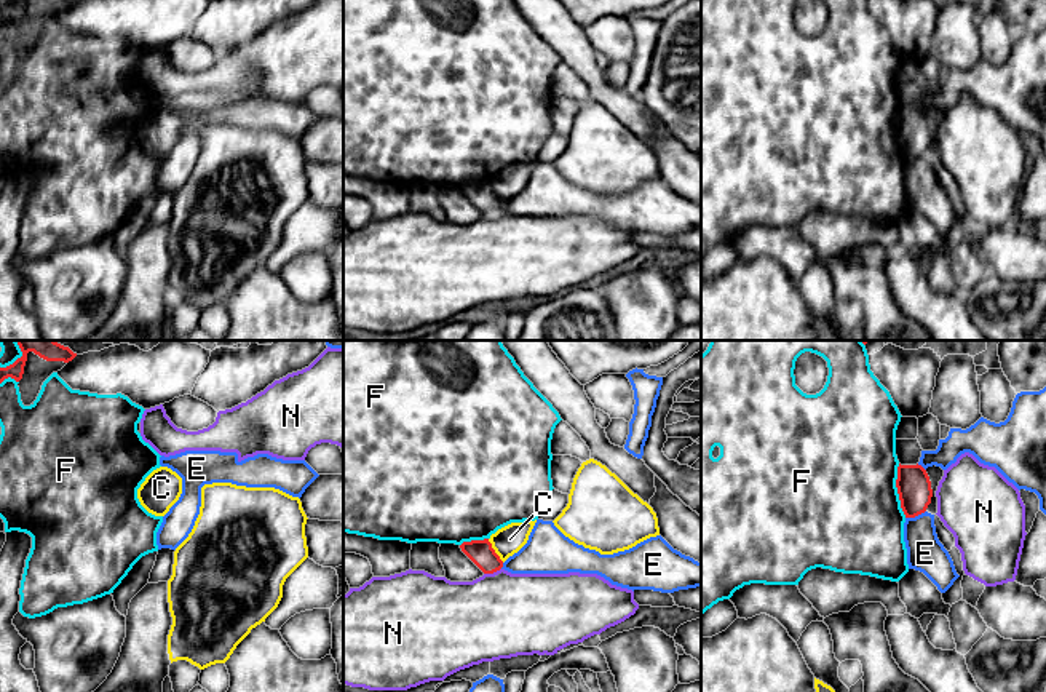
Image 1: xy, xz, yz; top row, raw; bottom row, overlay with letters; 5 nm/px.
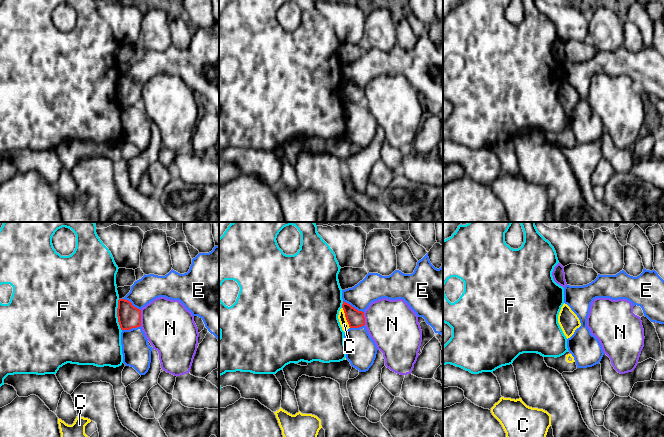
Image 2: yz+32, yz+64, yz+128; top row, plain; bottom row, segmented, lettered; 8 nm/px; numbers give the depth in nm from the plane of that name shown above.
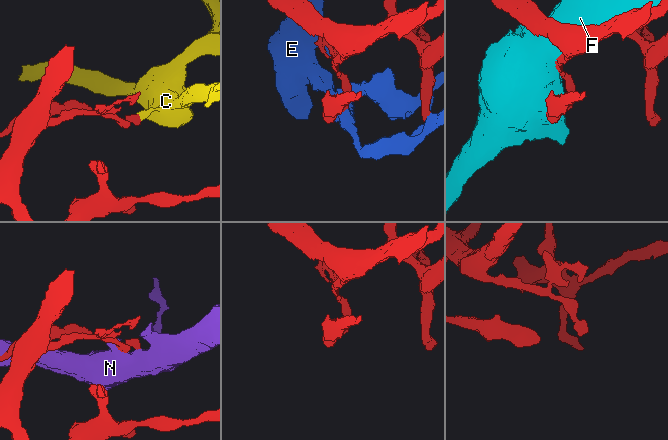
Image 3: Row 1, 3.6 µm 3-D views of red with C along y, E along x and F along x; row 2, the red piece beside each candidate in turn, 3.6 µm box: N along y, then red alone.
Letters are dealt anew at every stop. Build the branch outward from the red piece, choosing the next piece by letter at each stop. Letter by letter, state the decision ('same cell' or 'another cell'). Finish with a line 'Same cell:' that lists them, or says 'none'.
C: another cell
E: another cell
F: another cell
N: another cell
Same cell: none

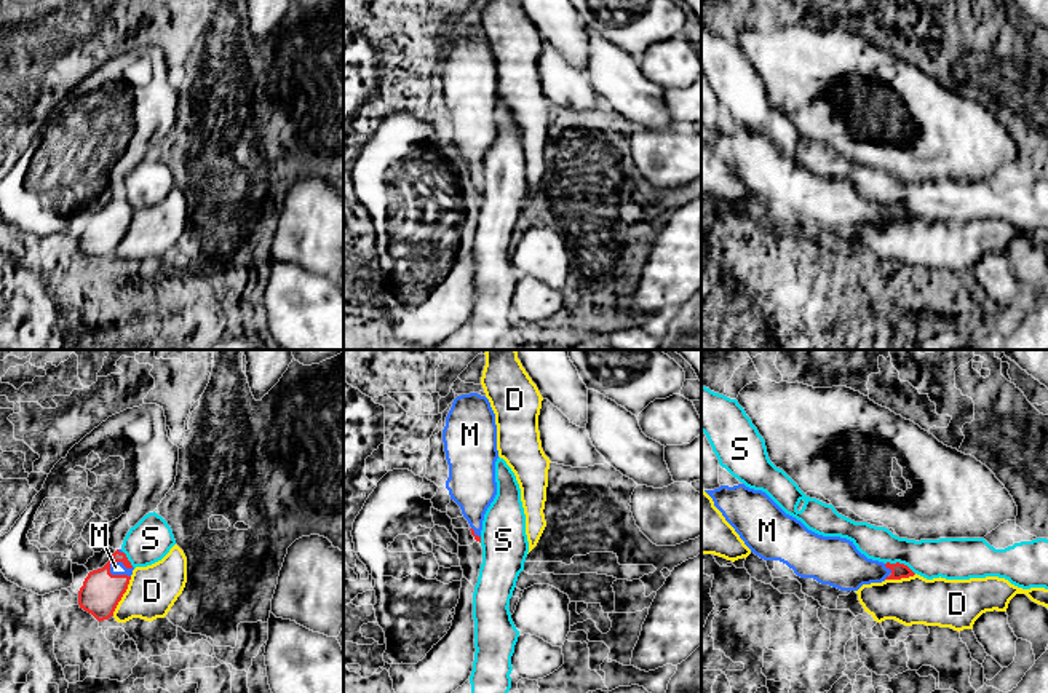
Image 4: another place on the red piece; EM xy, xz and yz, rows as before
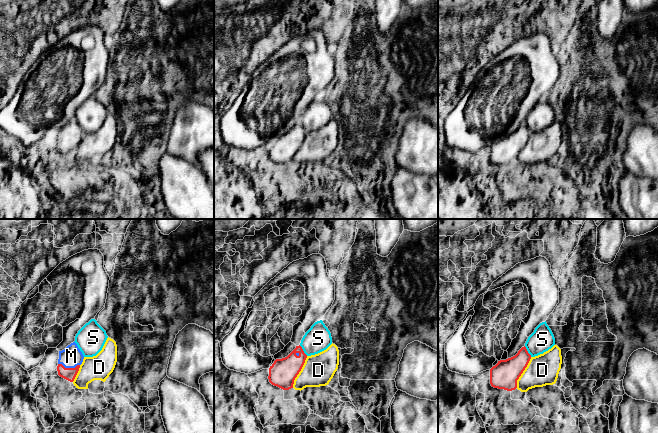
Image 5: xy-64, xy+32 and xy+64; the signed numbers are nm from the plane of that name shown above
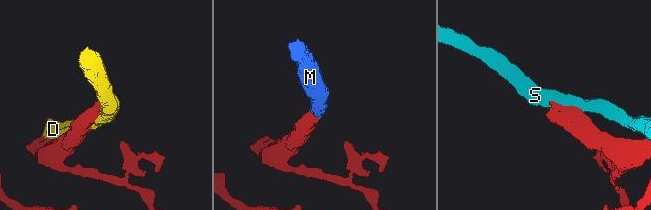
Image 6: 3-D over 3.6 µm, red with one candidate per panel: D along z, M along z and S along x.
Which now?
D: another cell
M: same cell
S: another cell
Same cell: M

